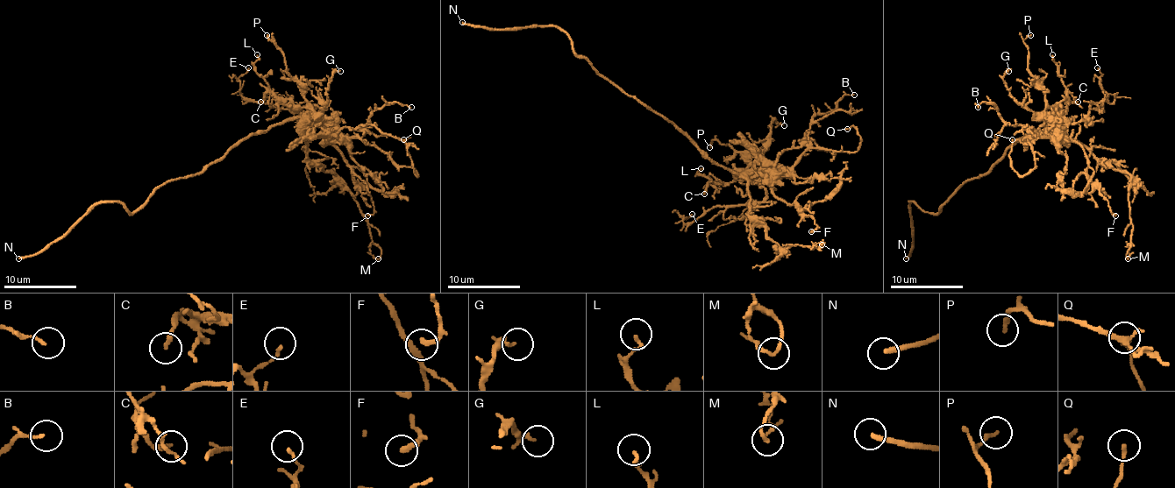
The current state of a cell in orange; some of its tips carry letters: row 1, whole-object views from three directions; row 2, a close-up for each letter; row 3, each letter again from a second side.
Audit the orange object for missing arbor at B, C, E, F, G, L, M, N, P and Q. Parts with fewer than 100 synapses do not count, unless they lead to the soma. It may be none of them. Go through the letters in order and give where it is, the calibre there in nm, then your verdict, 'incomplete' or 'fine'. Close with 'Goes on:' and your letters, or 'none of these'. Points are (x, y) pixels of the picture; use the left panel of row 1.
B: place (411, 107); calibre 130 nm; fine
C: place (260, 102); calibre 200 nm; fine
E: place (248, 67); calibre 120 nm; fine
F: place (367, 215); calibre 260 nm; fine
G: place (340, 71); calibre 130 nm; fine
L: place (257, 54); calibre 140 nm; fine
M: place (378, 258); calibre 130 nm; fine
N: place (18, 258); calibre 240 nm; incomplete
P: place (267, 35); calibre 200 nm; fine
Q: place (403, 139); calibre 160 nm; fine
Goes on: N

